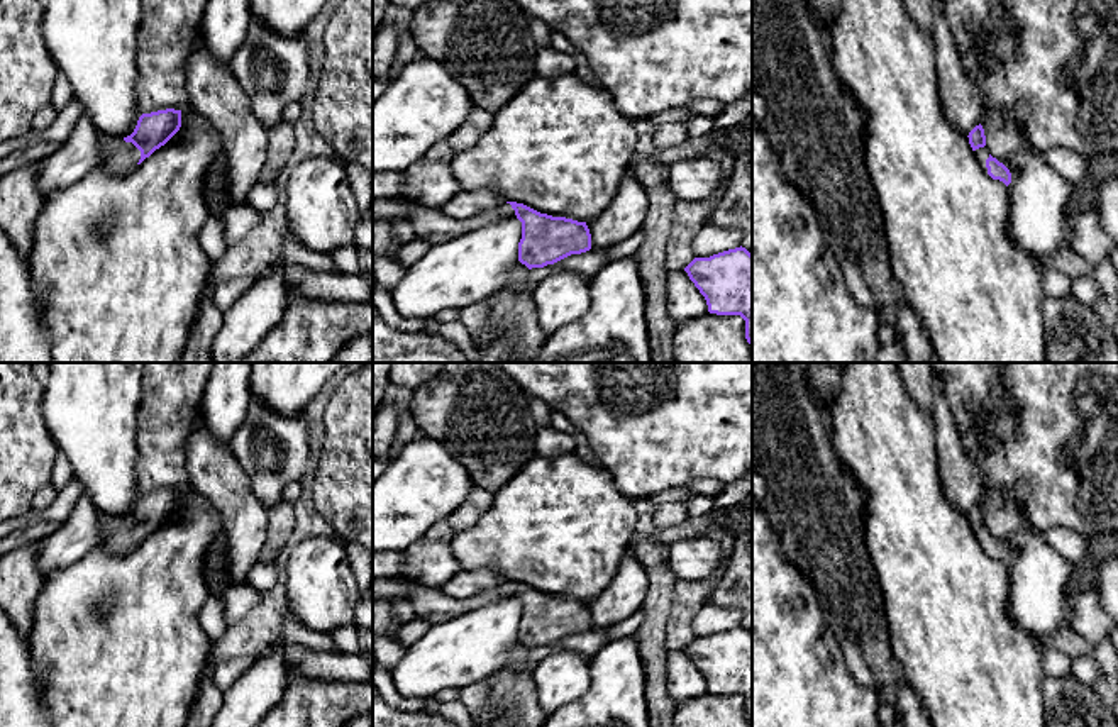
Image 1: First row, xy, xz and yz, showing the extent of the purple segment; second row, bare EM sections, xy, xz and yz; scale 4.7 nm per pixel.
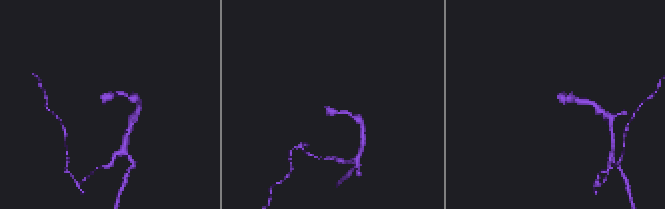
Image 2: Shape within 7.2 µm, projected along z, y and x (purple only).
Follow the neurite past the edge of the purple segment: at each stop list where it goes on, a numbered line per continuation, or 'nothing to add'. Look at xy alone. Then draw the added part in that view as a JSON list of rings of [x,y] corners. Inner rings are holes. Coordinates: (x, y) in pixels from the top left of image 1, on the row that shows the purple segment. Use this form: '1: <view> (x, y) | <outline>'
1: xy (116, 155) | [[[102,137],[100,161],[108,171],[124,175],[132,171],[141,159],[141,151],[122,137]]]

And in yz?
1: yz (983, 153) | [[[984,146],[984,147],[979,147],[974,151],[979,164],[982,166],[984,173],[988,175],[988,168],[986,168],[986,159],[989,158],[989,149]]]

